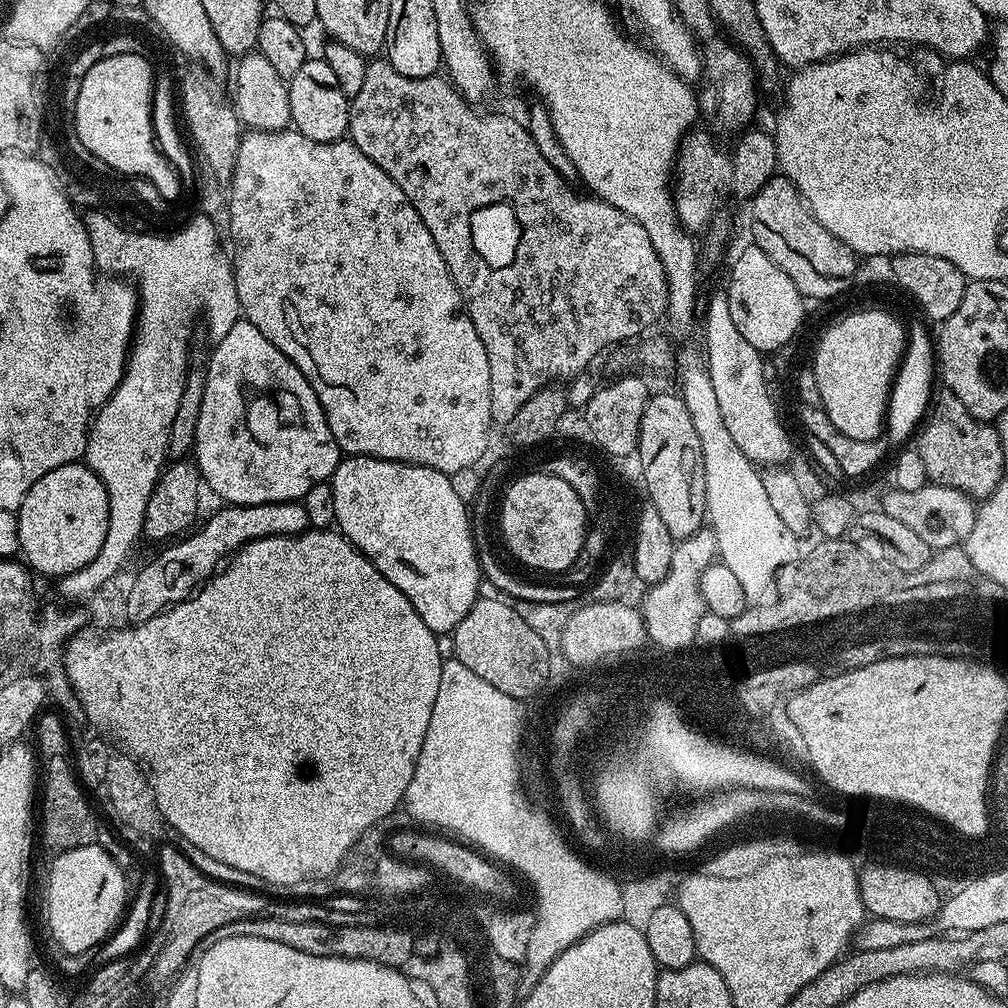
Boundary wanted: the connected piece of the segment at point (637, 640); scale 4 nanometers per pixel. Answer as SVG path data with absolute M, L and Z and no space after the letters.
M615 600L614 602L588 602L563 625L559 633L559 655L568 660L573 668L596 670L599 664L612 660L615 656L624 656L627 652L636 652L646 644L644 618L639 607L631 608L631 603Z

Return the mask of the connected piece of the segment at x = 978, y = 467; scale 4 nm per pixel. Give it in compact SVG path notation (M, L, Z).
M944 390L941 393L940 397L935 397L930 415L915 437L915 450L926 466L931 483L953 488L973 498L986 498L1006 476L1000 433L991 423L976 420L953 392Z

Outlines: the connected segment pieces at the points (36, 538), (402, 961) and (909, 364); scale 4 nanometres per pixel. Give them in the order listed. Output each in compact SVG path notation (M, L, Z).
M83 462L58 466L58 470L50 470L50 474L42 474L42 478L38 478L38 482L34 482L34 486L30 486L26 498L22 498L22 506L18 513L17 522L18 534L20 535L20 552L22 556L25 556L23 559L26 561L27 567L40 572L44 578L68 576L72 572L82 570L82 566L89 564L98 554L98 550L102 550L102 542L106 542L106 530L108 529L108 495L106 494L106 486L102 486L100 479Z
M257 914L247 920L230 922L226 926L218 926L214 934L206 934L200 943L204 948L218 938L266 938L270 942L282 942L282 946L294 946L294 950L302 950L306 954L319 956L341 956L355 960L373 960L379 964L389 964L391 968L400 968L406 964L409 939L400 926L350 925L333 927L318 921L292 922L281 920L279 915Z
M920 324L909 327L906 336L904 357L897 368L895 380L892 381L892 390L888 398L888 410L885 416L885 437L894 446L907 443L923 423L929 411L934 391L932 382L936 380L936 355L934 340L927 330Z

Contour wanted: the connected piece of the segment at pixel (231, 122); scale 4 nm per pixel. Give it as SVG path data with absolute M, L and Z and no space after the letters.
M193 68L184 76L182 88L179 87L180 110L188 124L207 166L222 184L229 183L237 161L238 146L242 135L242 125L236 115L235 107L229 103L209 71L202 68Z

